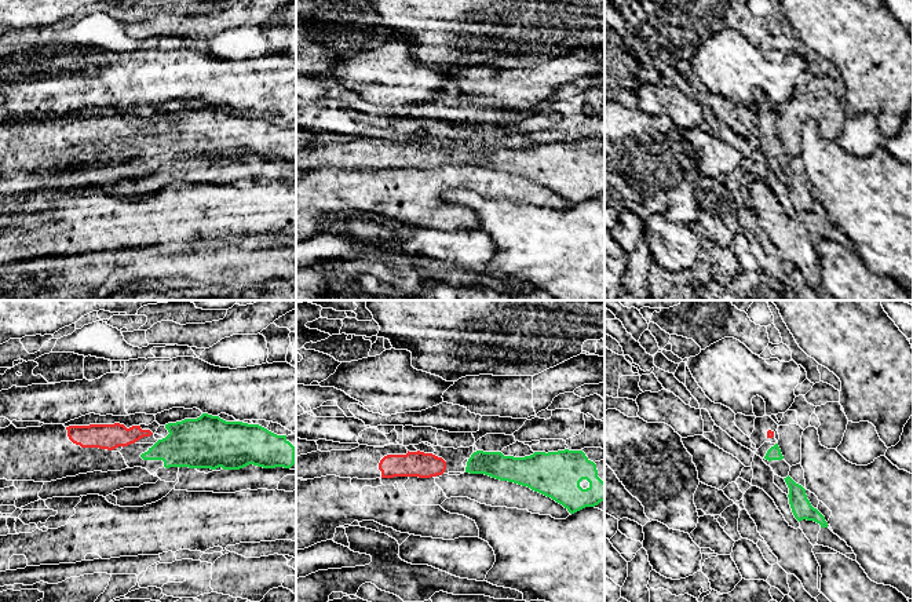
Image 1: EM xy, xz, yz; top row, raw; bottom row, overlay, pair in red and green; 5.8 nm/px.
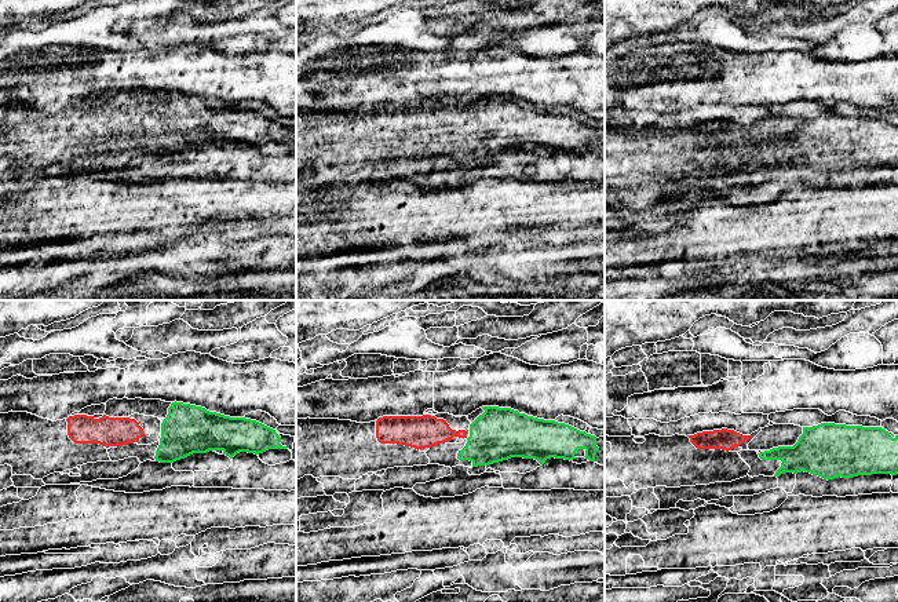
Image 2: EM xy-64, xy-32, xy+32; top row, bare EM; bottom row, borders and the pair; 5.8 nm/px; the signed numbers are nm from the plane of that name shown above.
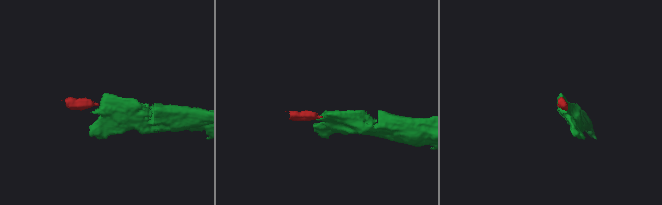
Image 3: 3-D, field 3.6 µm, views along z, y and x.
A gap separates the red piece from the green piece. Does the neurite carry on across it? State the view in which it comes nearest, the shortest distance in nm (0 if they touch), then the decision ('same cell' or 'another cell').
nearest in yz; 50 nm apart; same cell

